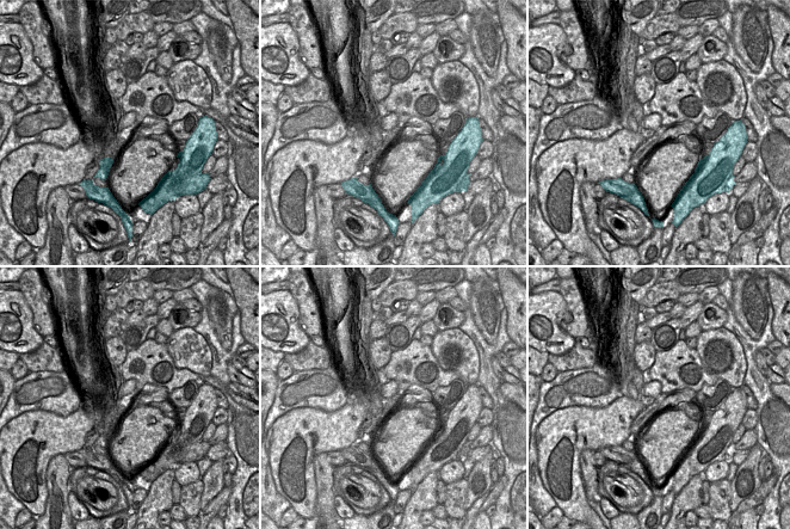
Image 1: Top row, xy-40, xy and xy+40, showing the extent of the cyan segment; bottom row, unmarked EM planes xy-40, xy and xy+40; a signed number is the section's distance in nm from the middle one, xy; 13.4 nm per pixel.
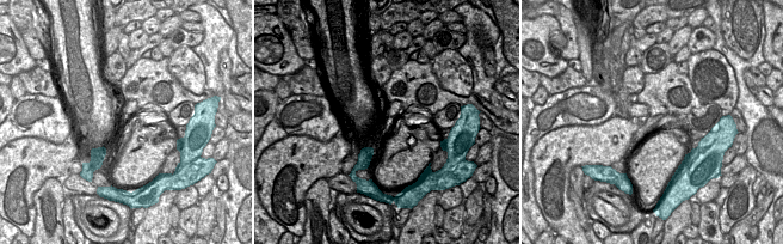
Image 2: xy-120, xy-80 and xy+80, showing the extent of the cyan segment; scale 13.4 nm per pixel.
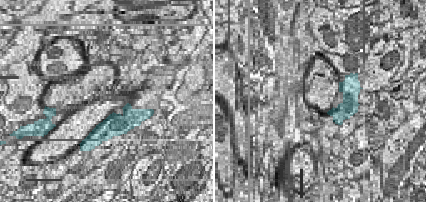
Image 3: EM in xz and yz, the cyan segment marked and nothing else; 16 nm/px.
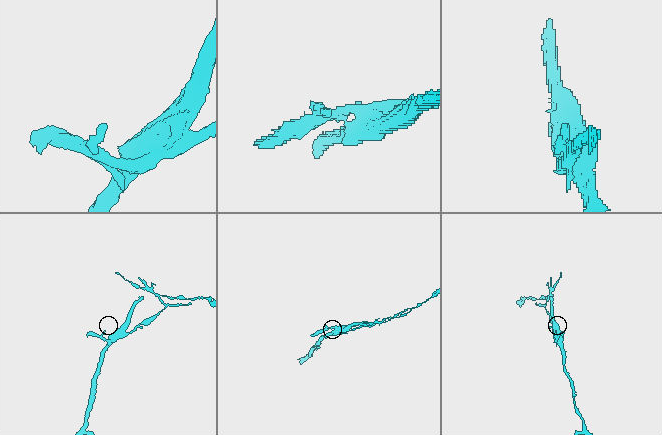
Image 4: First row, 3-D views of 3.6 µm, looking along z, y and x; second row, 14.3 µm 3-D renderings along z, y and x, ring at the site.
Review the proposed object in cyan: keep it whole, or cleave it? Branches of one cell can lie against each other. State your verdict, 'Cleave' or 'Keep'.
Cleave

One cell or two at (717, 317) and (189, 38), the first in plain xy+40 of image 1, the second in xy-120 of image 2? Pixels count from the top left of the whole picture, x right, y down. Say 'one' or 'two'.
one

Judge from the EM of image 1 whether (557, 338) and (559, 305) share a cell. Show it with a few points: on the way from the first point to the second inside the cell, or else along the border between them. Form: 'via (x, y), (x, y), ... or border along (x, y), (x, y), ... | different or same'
via (554, 330), (553, 313) | same

